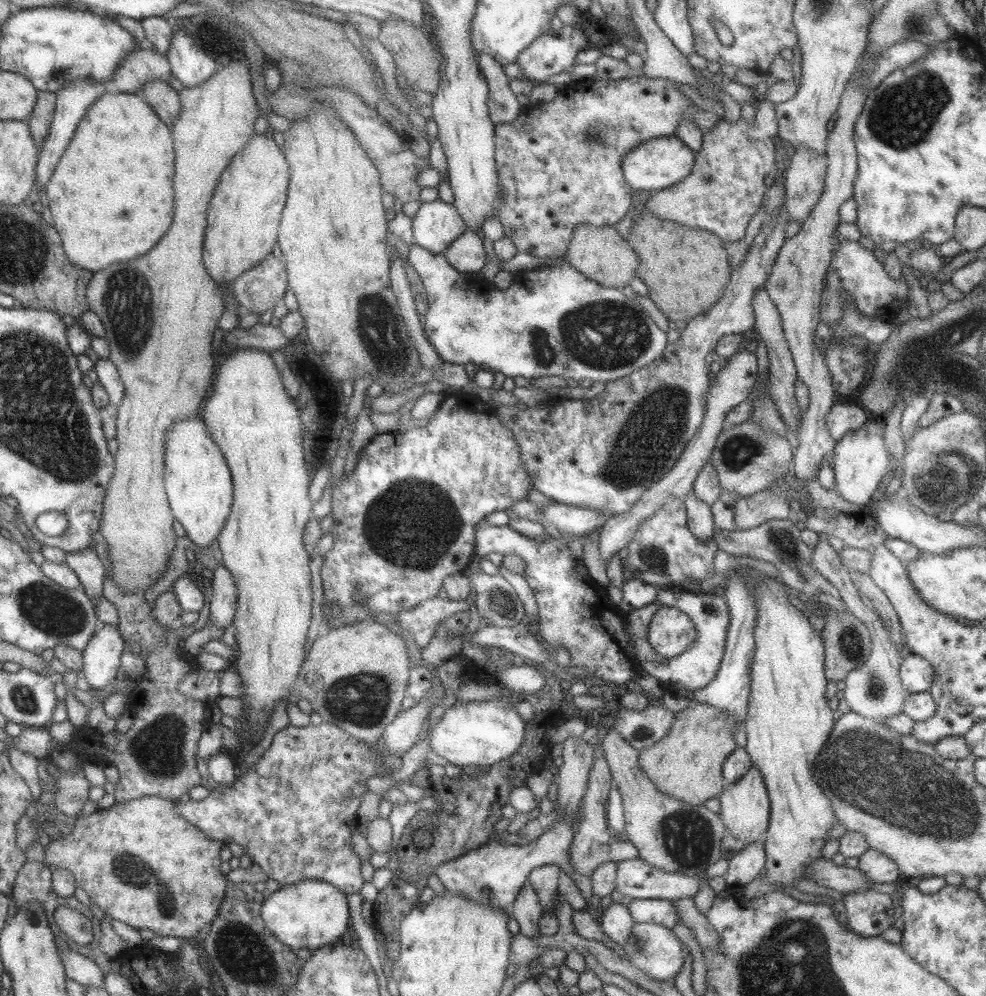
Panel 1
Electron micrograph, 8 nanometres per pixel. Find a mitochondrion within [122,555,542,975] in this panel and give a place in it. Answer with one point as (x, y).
(158, 749)

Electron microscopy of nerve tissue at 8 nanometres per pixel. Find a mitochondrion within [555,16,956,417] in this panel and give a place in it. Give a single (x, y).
(902, 115)

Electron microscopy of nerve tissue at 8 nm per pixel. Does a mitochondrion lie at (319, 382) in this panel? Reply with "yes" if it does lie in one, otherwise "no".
no

